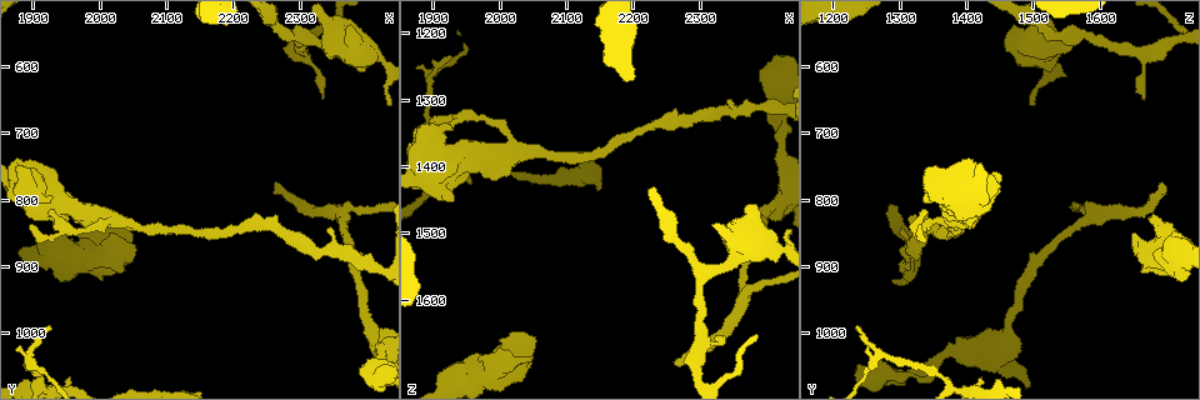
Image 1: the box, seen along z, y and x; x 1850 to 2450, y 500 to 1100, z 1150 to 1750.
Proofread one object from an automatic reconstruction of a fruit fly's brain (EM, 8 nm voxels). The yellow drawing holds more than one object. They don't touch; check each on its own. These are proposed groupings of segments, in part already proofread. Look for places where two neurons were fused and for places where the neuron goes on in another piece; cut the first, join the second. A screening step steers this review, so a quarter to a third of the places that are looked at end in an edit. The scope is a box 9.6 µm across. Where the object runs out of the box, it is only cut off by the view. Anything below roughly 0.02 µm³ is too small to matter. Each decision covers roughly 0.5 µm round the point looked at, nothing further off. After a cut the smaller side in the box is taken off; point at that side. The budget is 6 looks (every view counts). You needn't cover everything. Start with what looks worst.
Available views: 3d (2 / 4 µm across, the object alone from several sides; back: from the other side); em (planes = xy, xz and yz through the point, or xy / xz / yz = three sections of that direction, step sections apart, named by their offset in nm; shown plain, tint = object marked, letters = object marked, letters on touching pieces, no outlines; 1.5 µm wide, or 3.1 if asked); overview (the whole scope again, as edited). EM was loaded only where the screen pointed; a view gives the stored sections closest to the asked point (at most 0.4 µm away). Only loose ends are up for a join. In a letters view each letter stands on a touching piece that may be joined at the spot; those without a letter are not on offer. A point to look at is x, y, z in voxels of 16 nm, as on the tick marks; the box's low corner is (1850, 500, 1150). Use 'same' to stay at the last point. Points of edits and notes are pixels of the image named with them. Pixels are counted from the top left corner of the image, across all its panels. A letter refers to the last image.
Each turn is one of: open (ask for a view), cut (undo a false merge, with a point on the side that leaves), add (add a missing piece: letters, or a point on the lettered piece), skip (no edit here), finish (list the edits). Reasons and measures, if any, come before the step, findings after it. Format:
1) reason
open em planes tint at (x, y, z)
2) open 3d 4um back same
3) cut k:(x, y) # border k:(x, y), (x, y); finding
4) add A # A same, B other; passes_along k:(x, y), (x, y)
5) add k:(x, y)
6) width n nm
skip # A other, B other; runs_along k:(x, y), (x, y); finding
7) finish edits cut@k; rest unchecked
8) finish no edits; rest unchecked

end of a long branch
open 3d 4um at (2265, 775, 1690)

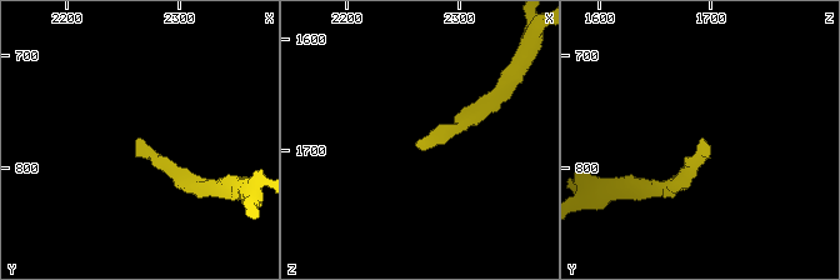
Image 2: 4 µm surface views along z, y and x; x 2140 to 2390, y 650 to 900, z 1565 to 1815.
open em planes tint at (2262, 772, 1696)

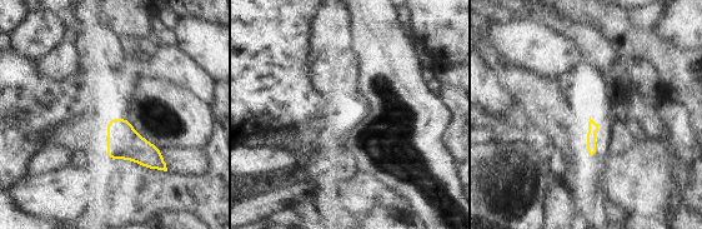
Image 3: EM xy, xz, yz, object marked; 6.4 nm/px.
see the neighbours
open em planes letters same

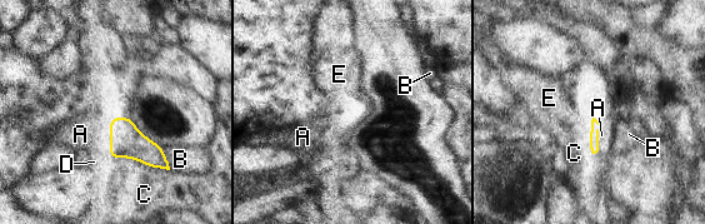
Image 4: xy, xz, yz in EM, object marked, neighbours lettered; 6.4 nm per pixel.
longest_contact C 400 nm
add A # A same, B other, C other, D other, E other; it goes on there

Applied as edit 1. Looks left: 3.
open overview

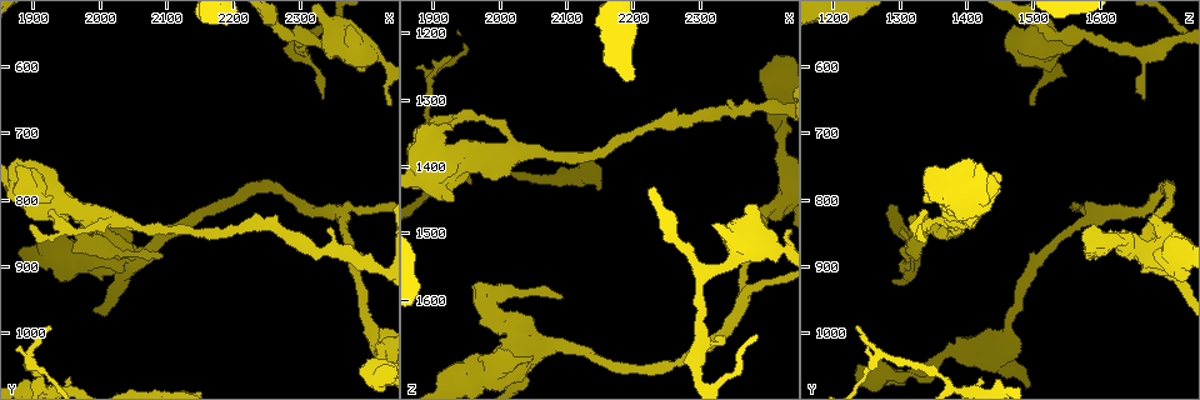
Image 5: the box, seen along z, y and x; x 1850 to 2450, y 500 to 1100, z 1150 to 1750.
stops while still wide
open em planes letters at (1895, 755, 1340)

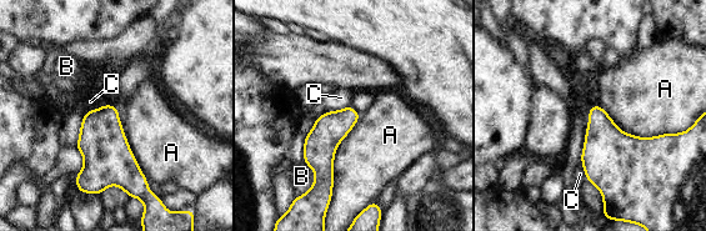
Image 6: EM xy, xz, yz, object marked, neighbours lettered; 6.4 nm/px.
longest_contact A 550 nm
skip # A other, B other, C other; border 6:(599, 104), (626, 132), (677, 134); no lettered piece goes on from it

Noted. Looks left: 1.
finish edits add@4; rest unchecked

